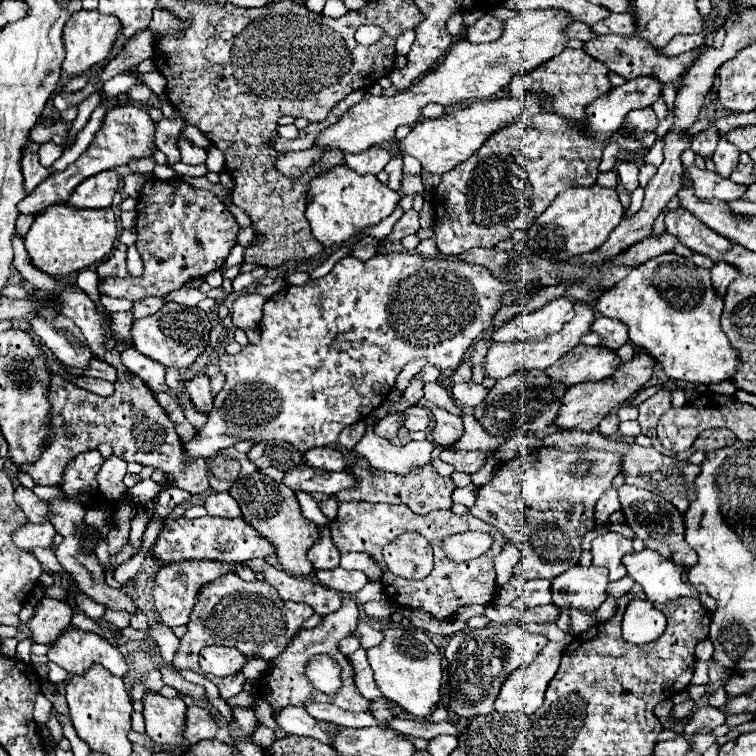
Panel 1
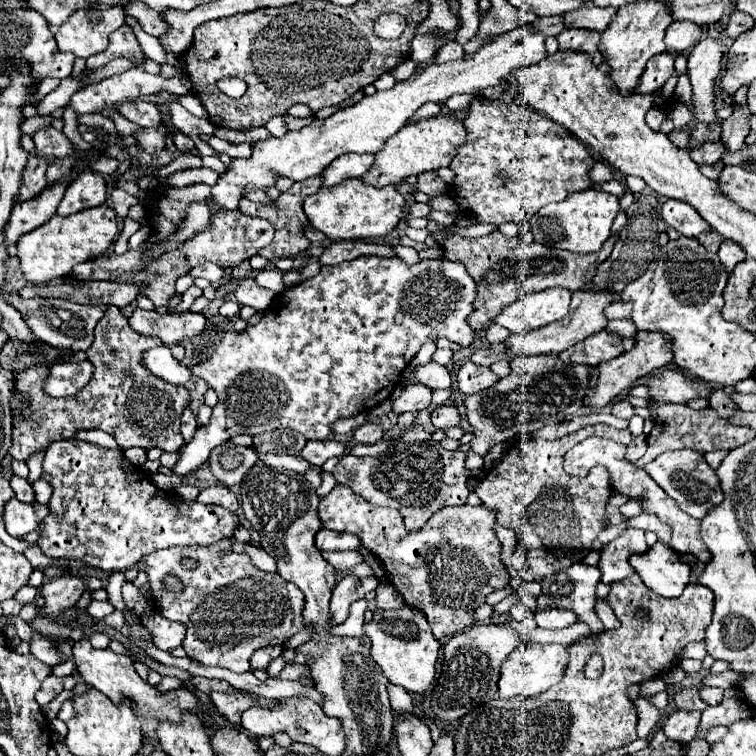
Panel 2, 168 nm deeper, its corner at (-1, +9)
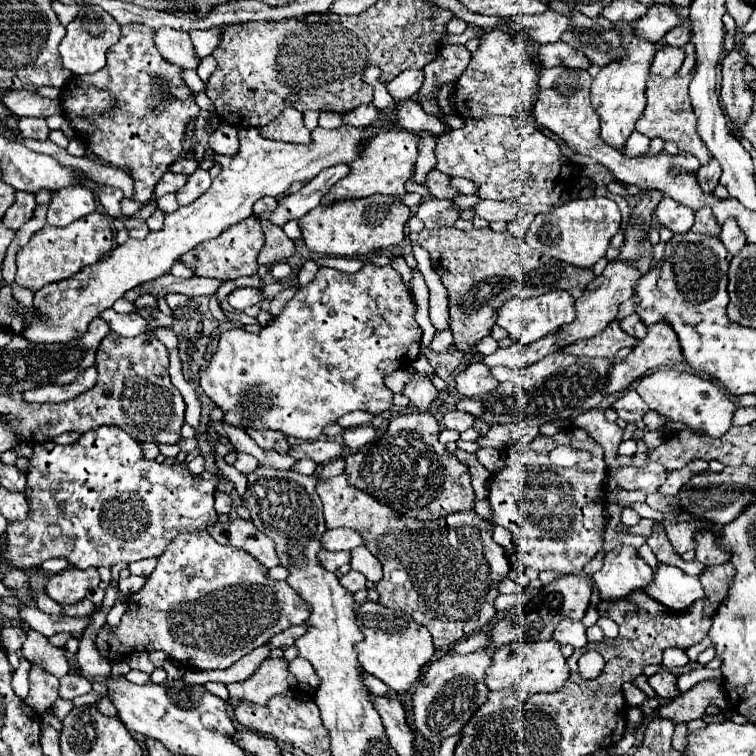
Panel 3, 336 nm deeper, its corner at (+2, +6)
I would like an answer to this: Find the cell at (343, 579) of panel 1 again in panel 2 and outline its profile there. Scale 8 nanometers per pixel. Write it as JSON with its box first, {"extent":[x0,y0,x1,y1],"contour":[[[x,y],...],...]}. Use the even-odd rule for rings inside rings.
{"extent":[323,551,363,571],"contour":[[[335,551],[335,553],[323,553],[323,559],[333,565],[337,571],[349,571],[353,565],[363,563],[363,555],[359,551]]]}

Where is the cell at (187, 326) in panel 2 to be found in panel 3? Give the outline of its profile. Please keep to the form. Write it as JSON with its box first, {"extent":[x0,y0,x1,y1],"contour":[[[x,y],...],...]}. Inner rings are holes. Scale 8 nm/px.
{"extent":[100,310,146,338],"contour":[[[104,310],[104,314],[100,312],[100,318],[108,322],[108,326],[114,334],[120,334],[126,338],[146,332],[146,320],[136,312],[134,314],[118,314],[114,310]]]}

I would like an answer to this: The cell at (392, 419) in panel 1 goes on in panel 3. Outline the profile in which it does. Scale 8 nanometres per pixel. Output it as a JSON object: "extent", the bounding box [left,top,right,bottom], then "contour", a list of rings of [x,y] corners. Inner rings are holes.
{"extent":[402,376,438,410],"contour":[[[414,376],[410,378],[410,382],[404,386],[402,390],[404,396],[410,398],[410,408],[418,408],[418,410],[426,410],[432,400],[436,400],[438,396],[438,390],[434,388],[434,384],[424,378],[424,376]]]}

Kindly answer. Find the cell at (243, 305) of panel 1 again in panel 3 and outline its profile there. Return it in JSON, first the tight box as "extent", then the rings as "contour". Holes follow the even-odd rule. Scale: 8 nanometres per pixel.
{"extent":[228,288,260,310],"contour":[[[236,288],[230,296],[228,296],[228,304],[234,310],[244,310],[248,306],[254,306],[260,302],[260,290],[258,288]]]}

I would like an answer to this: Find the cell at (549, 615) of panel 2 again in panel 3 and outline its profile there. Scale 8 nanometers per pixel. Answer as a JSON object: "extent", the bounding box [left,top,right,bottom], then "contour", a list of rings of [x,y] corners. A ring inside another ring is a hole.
{"extent":[554,618,588,648],"contour":[[[564,618],[564,620],[560,620],[560,624],[554,630],[554,640],[560,644],[570,644],[574,648],[584,648],[588,644],[586,626],[582,622]]]}

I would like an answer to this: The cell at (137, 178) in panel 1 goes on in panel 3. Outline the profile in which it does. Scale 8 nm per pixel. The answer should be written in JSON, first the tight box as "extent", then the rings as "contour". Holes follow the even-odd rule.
{"extent":[18,118,50,140],"contour":[[[20,118],[18,130],[24,138],[36,138],[36,140],[46,140],[50,132],[44,118]]]}

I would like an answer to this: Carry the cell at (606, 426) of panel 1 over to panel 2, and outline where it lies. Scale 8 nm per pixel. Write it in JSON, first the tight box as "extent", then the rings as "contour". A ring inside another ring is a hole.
{"extent":[611,401,633,419],"contour":[[[617,401],[613,407],[611,407],[611,413],[615,417],[621,417],[621,419],[631,419],[633,417],[633,407],[629,401]]]}

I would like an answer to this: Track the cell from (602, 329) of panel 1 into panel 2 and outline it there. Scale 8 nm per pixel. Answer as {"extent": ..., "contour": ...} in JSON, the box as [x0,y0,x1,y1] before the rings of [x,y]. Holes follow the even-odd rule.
{"extent":[605,301,631,319],"contour":[[[615,301],[605,309],[607,319],[629,319],[631,317],[631,303]]]}

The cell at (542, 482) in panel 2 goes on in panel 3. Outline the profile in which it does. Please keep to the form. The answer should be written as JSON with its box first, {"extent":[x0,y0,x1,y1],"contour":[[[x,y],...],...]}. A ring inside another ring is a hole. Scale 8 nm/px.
{"extent":[488,428,606,572],"contour":[[[580,428],[562,430],[554,436],[542,436],[538,434],[528,446],[514,444],[506,454],[506,466],[490,480],[490,494],[488,502],[494,510],[494,524],[504,526],[510,530],[512,540],[518,548],[518,554],[526,568],[534,570],[558,570],[558,572],[582,572],[582,568],[596,556],[596,552],[602,548],[602,524],[604,524],[604,480],[606,480],[606,462],[602,448],[588,436],[588,432]],[[568,444],[572,448],[588,450],[592,458],[588,462],[580,462],[572,468],[560,468],[550,464],[548,454],[560,446]]]}

